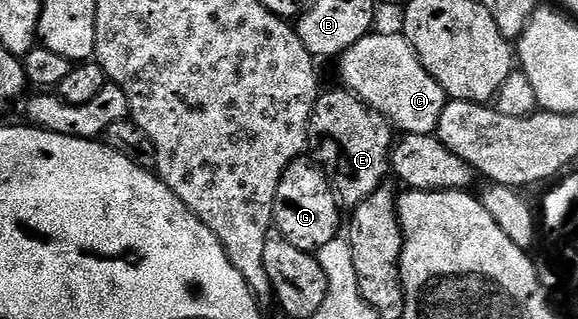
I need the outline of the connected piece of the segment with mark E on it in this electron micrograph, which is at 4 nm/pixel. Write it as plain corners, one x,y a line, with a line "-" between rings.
344,89
318,94
309,122
309,143
317,150
316,162
331,177
342,208
358,207
390,178
394,142
393,124
356,95

